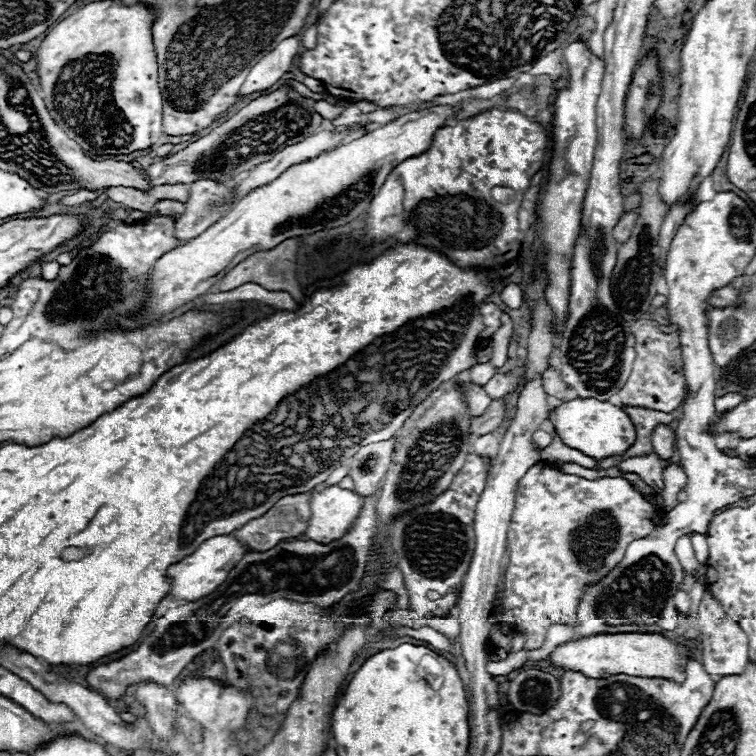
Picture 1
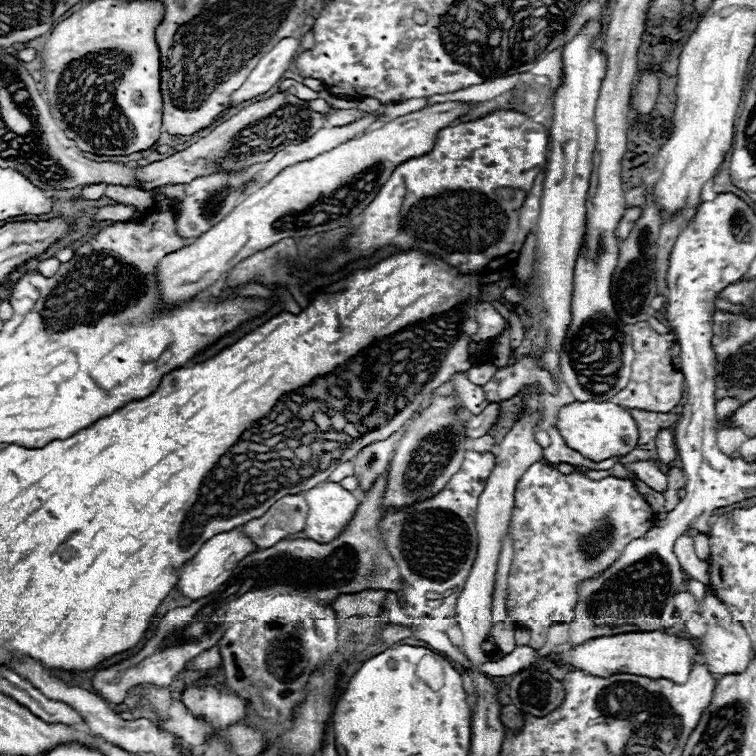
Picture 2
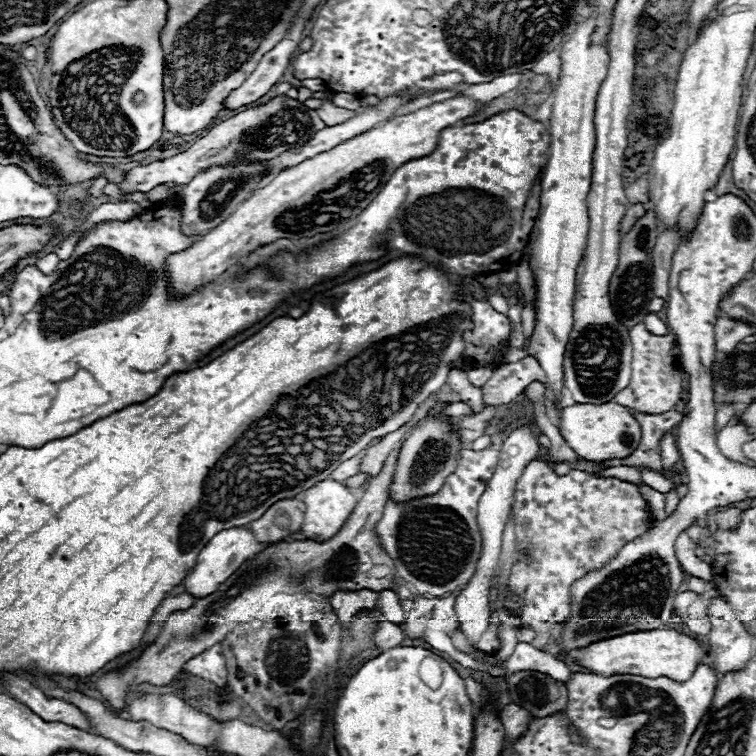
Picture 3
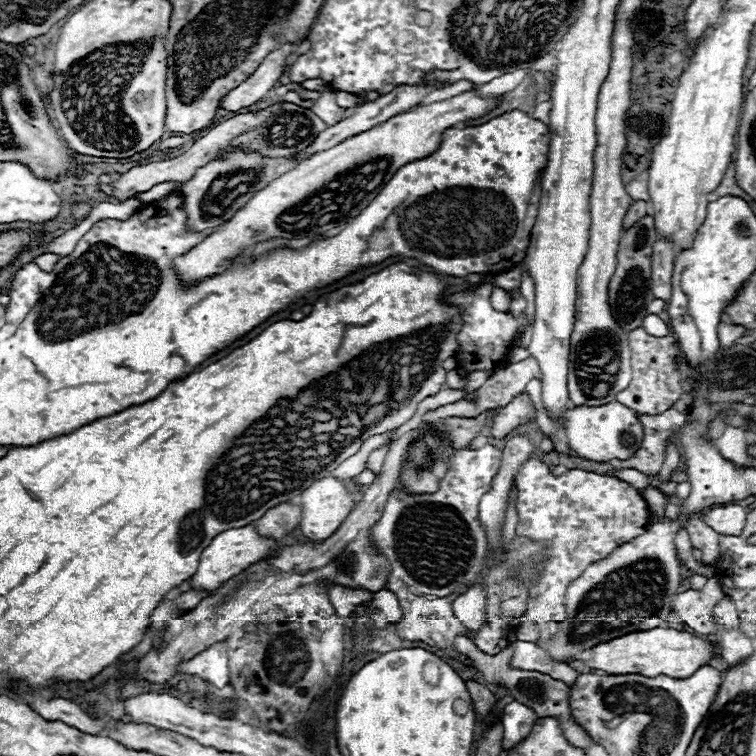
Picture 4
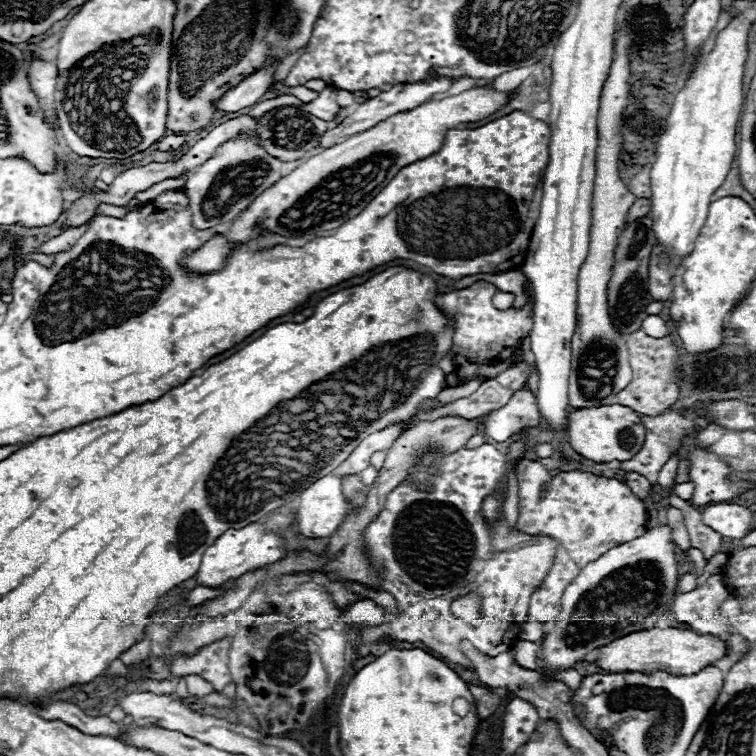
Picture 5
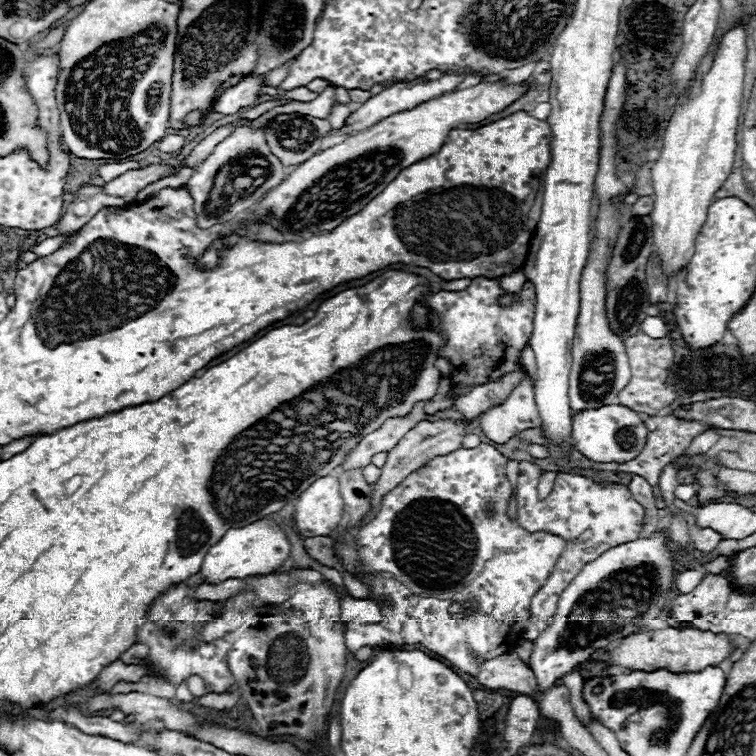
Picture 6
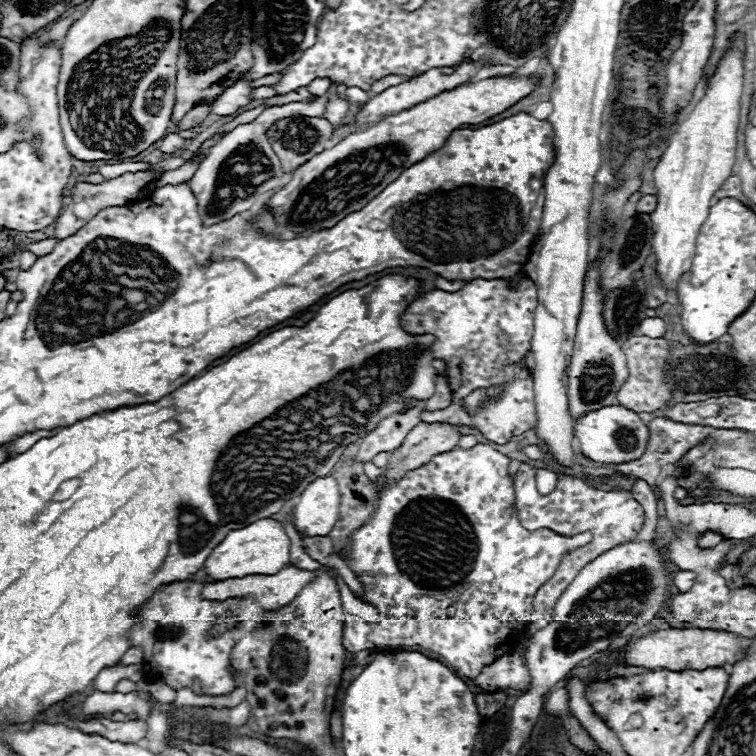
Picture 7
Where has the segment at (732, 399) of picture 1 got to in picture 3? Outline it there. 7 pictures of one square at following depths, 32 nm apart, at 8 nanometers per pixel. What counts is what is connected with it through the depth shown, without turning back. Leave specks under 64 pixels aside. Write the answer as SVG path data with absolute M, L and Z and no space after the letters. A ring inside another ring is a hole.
M718 404L718 412L716 412L716 432L720 432L722 428L728 426L730 418L734 414L734 406L732 404Z

